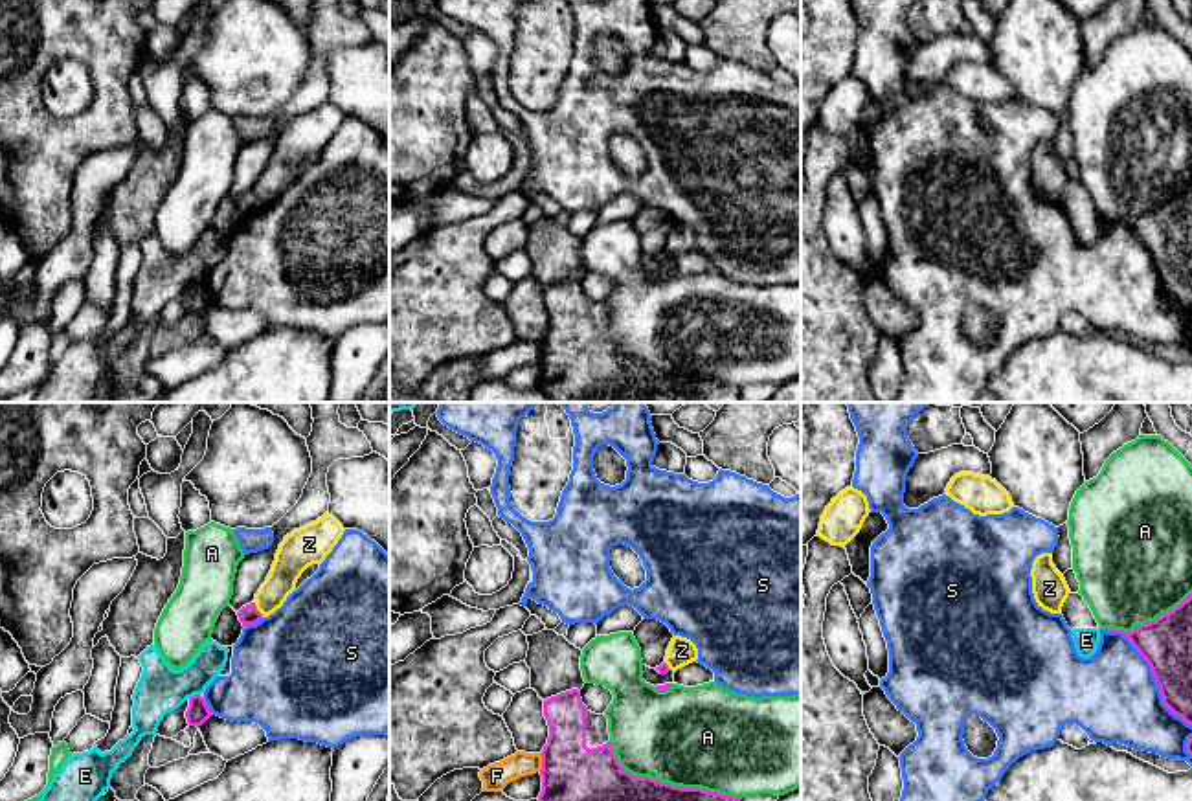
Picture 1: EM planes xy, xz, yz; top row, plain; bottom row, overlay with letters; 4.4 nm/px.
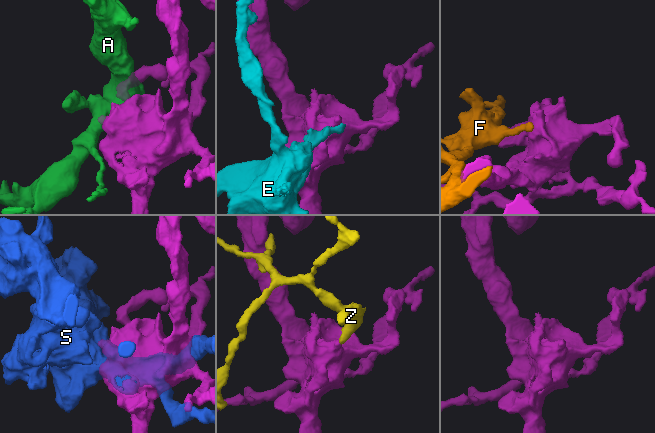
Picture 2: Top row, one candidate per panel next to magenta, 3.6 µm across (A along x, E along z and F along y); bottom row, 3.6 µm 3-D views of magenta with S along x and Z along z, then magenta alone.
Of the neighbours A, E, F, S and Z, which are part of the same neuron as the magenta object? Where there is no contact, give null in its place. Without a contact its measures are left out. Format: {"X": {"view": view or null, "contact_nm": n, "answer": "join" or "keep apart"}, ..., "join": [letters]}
{"A": {"view": "xz", "contact_nm": 650, "answer": "keep apart"}, "E": {"view": "xy", "contact_nm": 50, "answer": "keep apart"}, "F": {"view": "xz", "contact_nm": 80, "answer": "keep apart"}, "S": {"view": "yz", "contact_nm": 550, "answer": "keep apart"}, "Z": {"view": "xy", "contact_nm": 80, "answer": "keep apart"}, "join": []}

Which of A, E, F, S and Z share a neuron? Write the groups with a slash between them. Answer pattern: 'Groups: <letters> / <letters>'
Groups: A / E / F / S / Z

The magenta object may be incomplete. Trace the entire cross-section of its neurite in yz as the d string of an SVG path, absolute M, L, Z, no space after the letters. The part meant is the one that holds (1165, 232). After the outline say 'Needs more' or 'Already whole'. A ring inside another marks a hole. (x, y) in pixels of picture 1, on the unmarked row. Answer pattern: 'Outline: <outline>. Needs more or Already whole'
Outline: M1192 182L1168 202L1122 222L1148 250L1163 292L1192 314Z. Already whole

